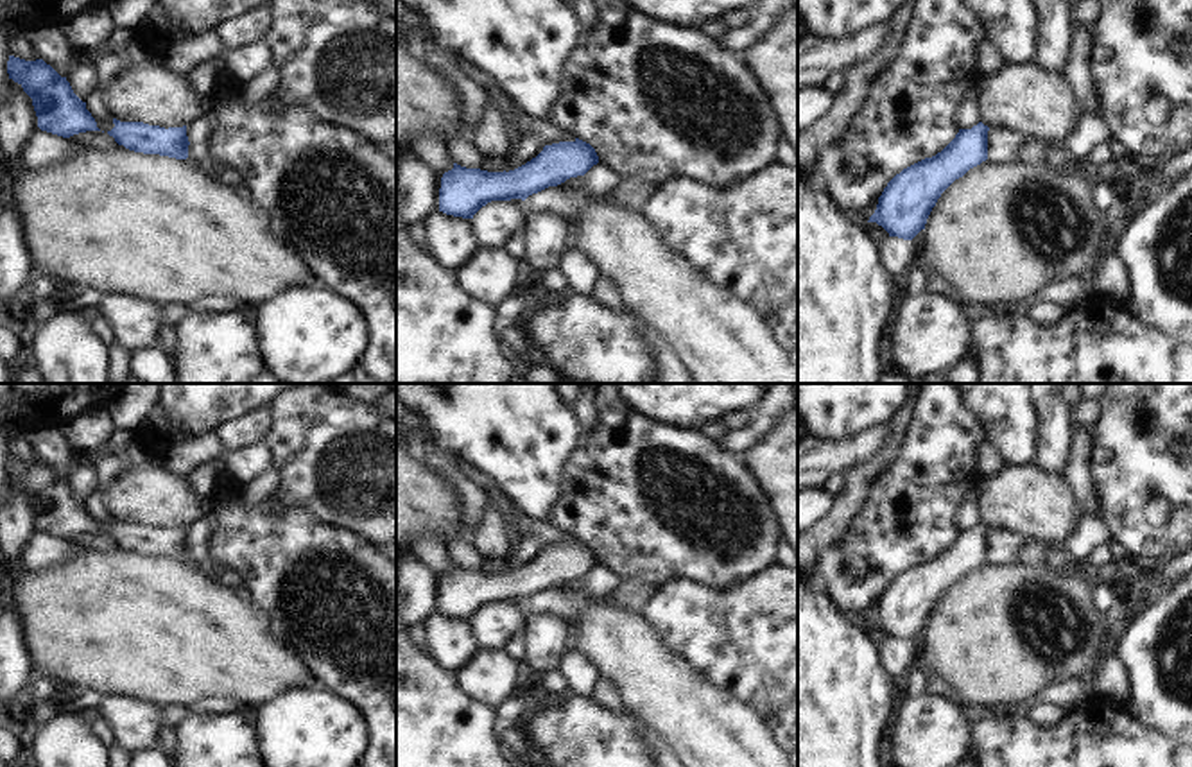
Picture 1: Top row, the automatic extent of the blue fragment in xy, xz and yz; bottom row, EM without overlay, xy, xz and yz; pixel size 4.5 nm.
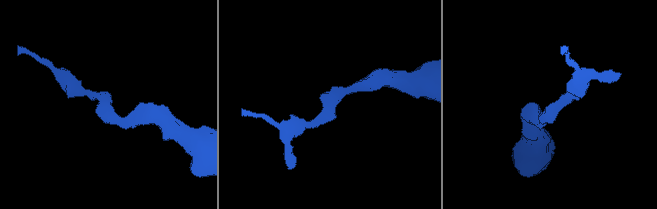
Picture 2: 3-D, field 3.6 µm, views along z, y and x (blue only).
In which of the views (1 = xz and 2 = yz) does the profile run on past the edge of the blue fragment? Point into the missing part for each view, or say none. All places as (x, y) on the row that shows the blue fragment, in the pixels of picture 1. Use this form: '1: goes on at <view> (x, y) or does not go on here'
1: does not go on here
2: does not go on here

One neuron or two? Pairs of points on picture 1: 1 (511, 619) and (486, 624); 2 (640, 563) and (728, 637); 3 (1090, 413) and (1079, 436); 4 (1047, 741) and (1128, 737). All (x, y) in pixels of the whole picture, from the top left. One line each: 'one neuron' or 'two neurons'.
1: one neuron
2: two neurons
3: two neurons
4: one neuron

